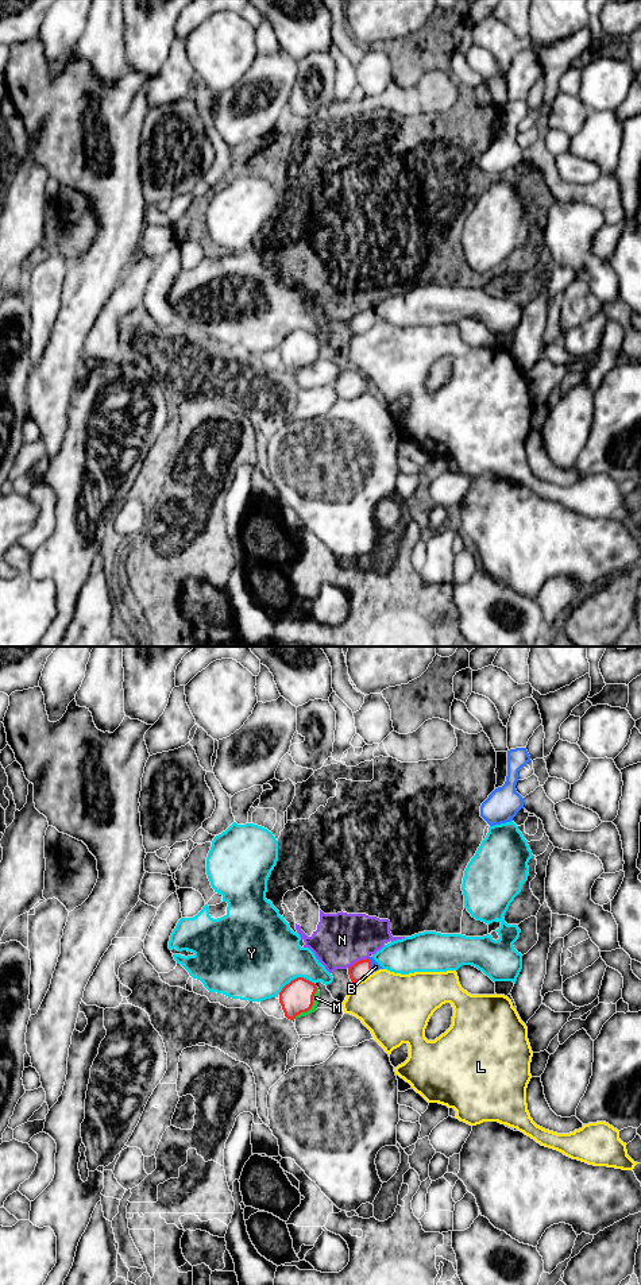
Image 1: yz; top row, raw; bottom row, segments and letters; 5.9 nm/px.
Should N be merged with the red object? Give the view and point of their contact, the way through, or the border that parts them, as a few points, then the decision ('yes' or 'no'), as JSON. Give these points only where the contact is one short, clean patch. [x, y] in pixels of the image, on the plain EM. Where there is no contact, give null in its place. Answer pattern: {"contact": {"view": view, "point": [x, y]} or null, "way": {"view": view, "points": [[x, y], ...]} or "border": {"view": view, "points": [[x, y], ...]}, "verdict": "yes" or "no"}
{"contact": {"view": "yz", "point": [358, 313]}, "border": {"view": "yz", "points": [[367, 309], [347, 319]]}, "verdict": "no"}

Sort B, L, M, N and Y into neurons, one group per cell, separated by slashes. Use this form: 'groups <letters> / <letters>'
groups B M / L / N / Y

